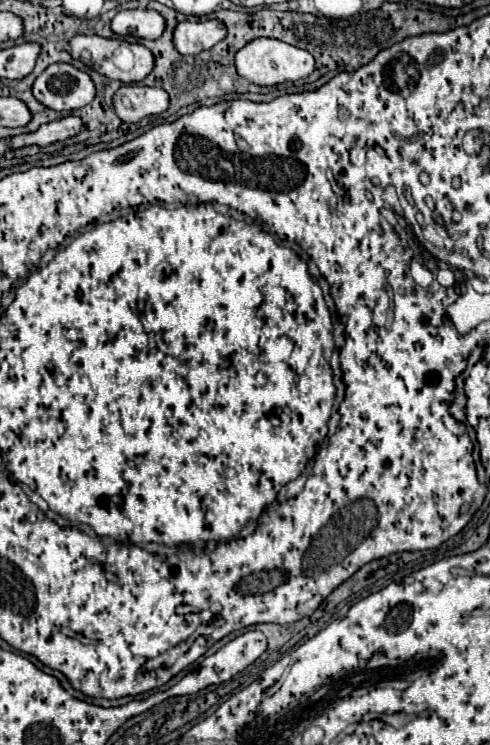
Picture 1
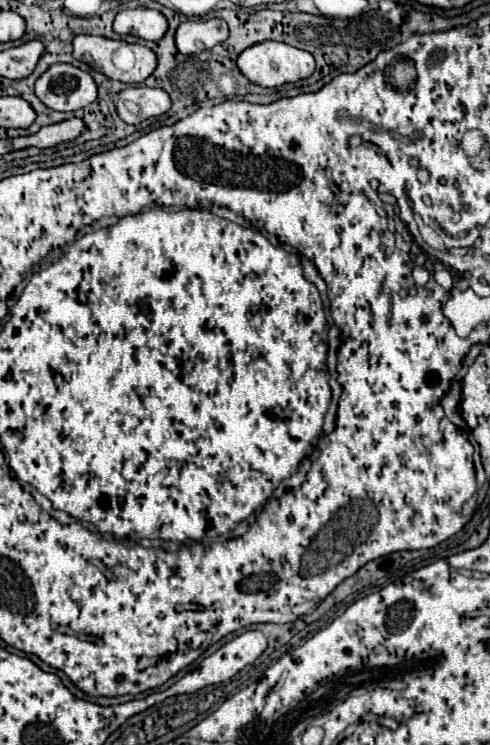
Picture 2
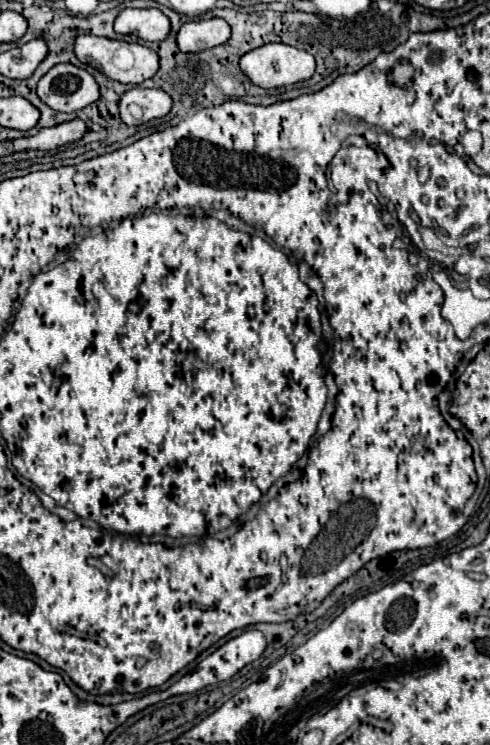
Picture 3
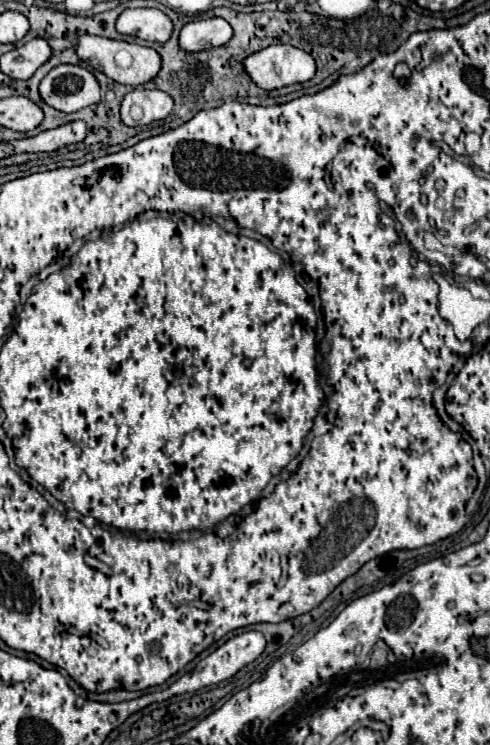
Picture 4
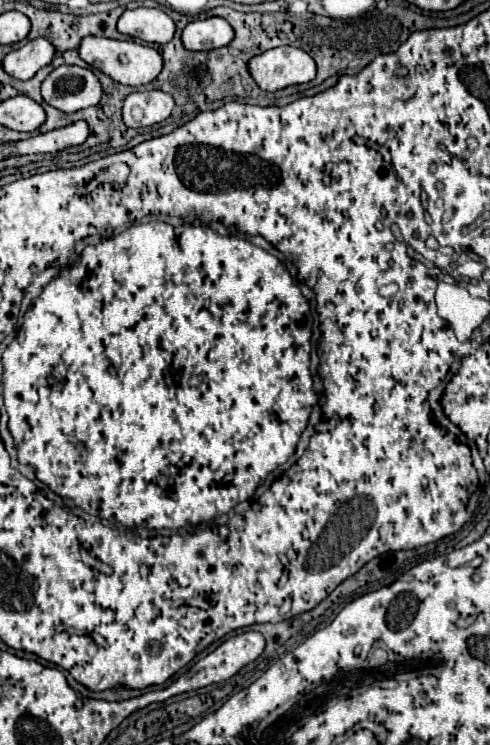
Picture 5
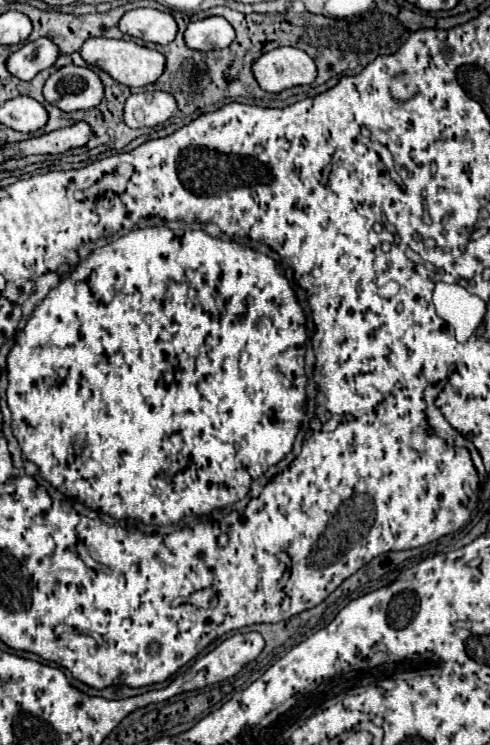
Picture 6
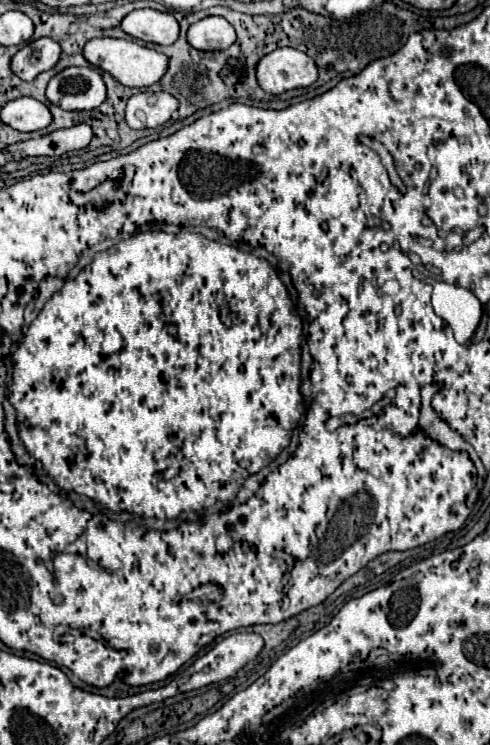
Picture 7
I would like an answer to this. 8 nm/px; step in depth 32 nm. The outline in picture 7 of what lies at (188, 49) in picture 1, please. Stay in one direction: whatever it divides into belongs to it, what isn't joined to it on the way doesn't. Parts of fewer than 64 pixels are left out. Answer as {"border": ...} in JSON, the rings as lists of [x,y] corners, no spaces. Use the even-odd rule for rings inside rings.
{"border":[[[208,16],[188,30],[188,42],[196,50],[226,50],[236,42],[236,32],[228,20],[220,16]]]}

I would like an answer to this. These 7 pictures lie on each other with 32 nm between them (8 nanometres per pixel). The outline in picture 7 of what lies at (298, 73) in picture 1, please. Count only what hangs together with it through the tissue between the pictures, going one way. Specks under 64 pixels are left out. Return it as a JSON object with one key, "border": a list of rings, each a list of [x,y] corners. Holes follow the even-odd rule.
{"border":[[[278,48],[258,62],[256,78],[264,92],[282,94],[314,84],[318,70],[308,54],[296,48]]]}

